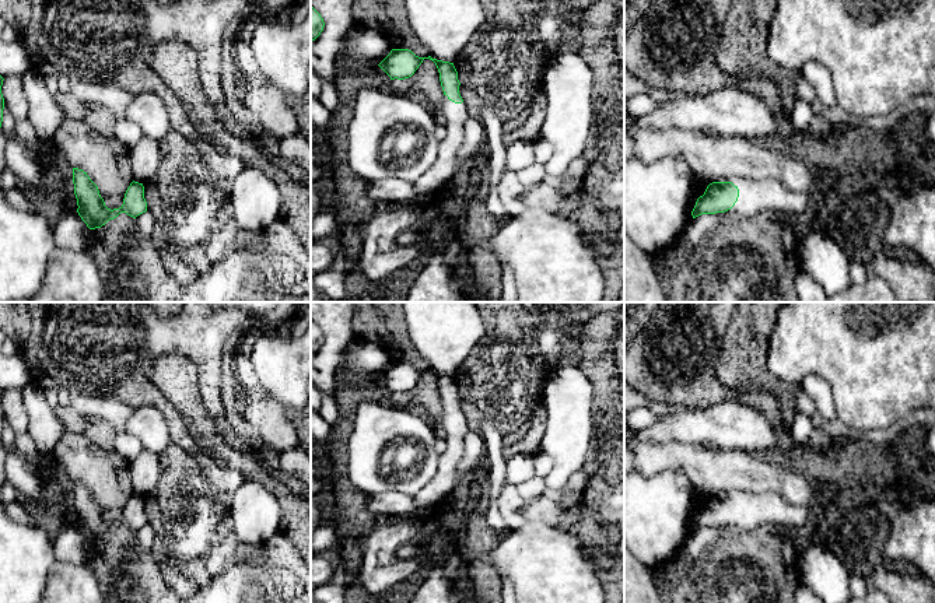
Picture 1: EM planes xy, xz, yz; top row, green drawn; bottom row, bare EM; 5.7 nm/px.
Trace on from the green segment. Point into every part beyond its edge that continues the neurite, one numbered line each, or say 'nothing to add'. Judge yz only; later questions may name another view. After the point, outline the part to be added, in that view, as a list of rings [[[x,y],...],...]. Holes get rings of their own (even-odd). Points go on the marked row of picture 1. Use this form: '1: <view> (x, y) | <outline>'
1: yz (755, 197) | [[[739,176],[721,178],[717,182],[732,182],[739,189],[738,201],[728,211],[740,213],[745,217],[761,213],[808,214],[808,190],[791,190],[780,180],[752,180]]]

